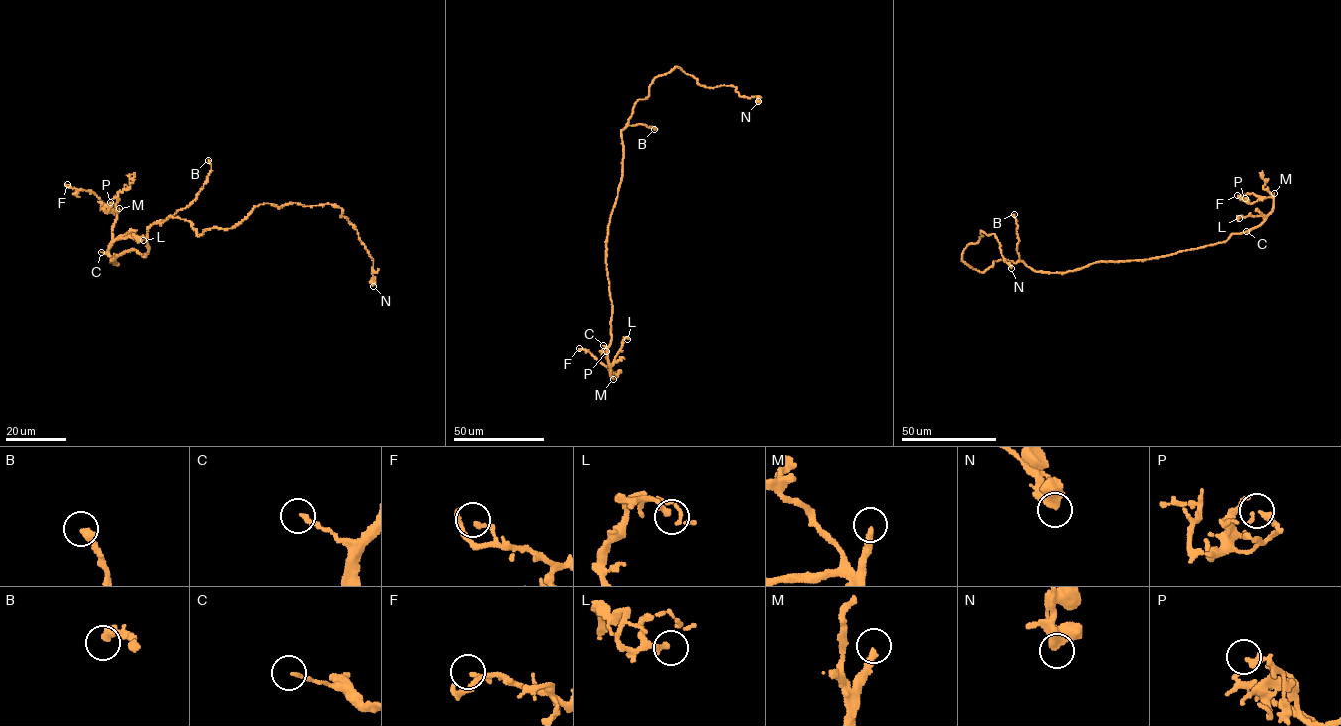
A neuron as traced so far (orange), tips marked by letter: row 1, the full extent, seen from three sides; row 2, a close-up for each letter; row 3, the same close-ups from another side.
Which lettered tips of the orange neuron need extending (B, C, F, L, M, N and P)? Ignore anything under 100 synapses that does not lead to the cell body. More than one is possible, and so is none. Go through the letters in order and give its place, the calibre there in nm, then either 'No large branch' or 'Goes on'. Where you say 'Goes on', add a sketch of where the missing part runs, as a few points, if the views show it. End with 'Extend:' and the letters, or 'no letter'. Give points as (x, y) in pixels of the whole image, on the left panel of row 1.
B: Place: (208, 160). Thickness 360 nm. Goes on. Course of what is missing: (208, 160), (203, 156), (216, 136), (219, 106), (198, 27)
C: Place: (101, 252). Thickness 160 nm. No large branch
F: Place: (67, 184). Thickness 150 nm. No large branch
L: Place: (143, 240). Thickness 220 nm. No large branch
M: Place: (119, 208). Thickness 280 nm. Goes on. Course of what is missing: (119, 208), (124, 204), (126, 186), (157, 185)
N: Place: (373, 286). Thickness 440 nm. No large branch
P: Place: (110, 202). Thickness 260 nm. No large branch
Extend: B, M

